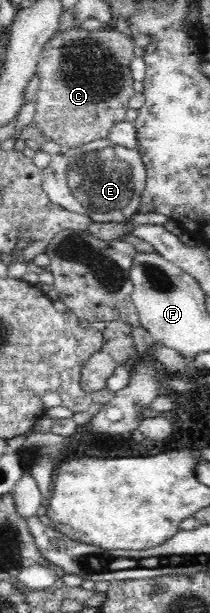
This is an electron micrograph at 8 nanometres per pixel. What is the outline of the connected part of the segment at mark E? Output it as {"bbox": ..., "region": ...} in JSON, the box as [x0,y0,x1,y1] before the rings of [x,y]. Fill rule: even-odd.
{"bbox":[42,138,146,223],"region":[[[108,138],[51,155],[48,167],[42,170],[42,187],[52,203],[98,223],[122,223],[132,219],[139,212],[146,179],[146,166],[140,154],[112,143]]]}

